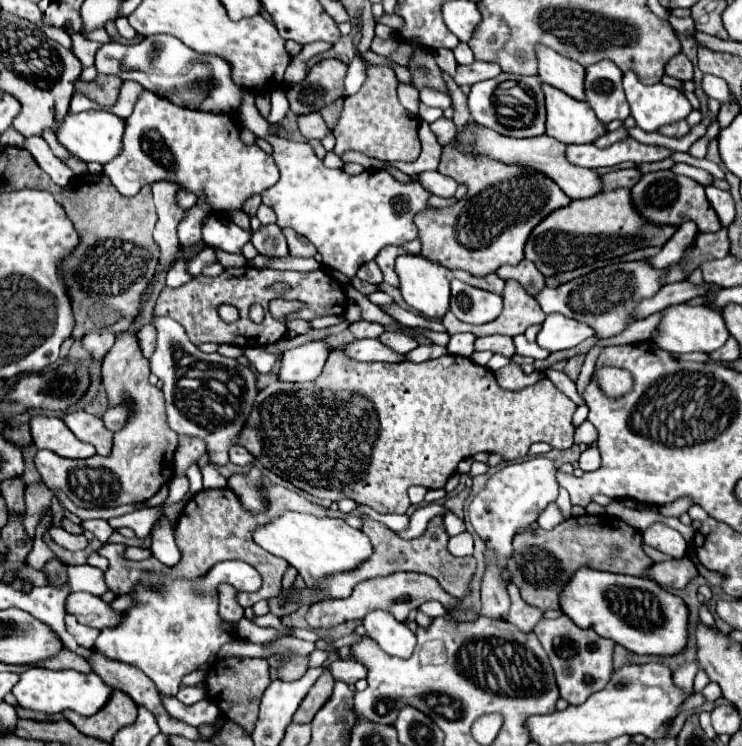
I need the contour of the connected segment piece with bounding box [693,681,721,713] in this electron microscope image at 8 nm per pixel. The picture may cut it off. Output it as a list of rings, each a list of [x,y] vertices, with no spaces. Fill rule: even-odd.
[[[709,681],[709,685],[703,689],[703,695],[707,697],[707,703],[705,703],[703,707],[699,707],[699,709],[693,709],[693,711],[697,711],[697,713],[701,713],[701,711],[711,711],[711,709],[713,709],[713,701],[715,701],[717,697],[721,697],[721,687],[719,687],[715,681]]]

